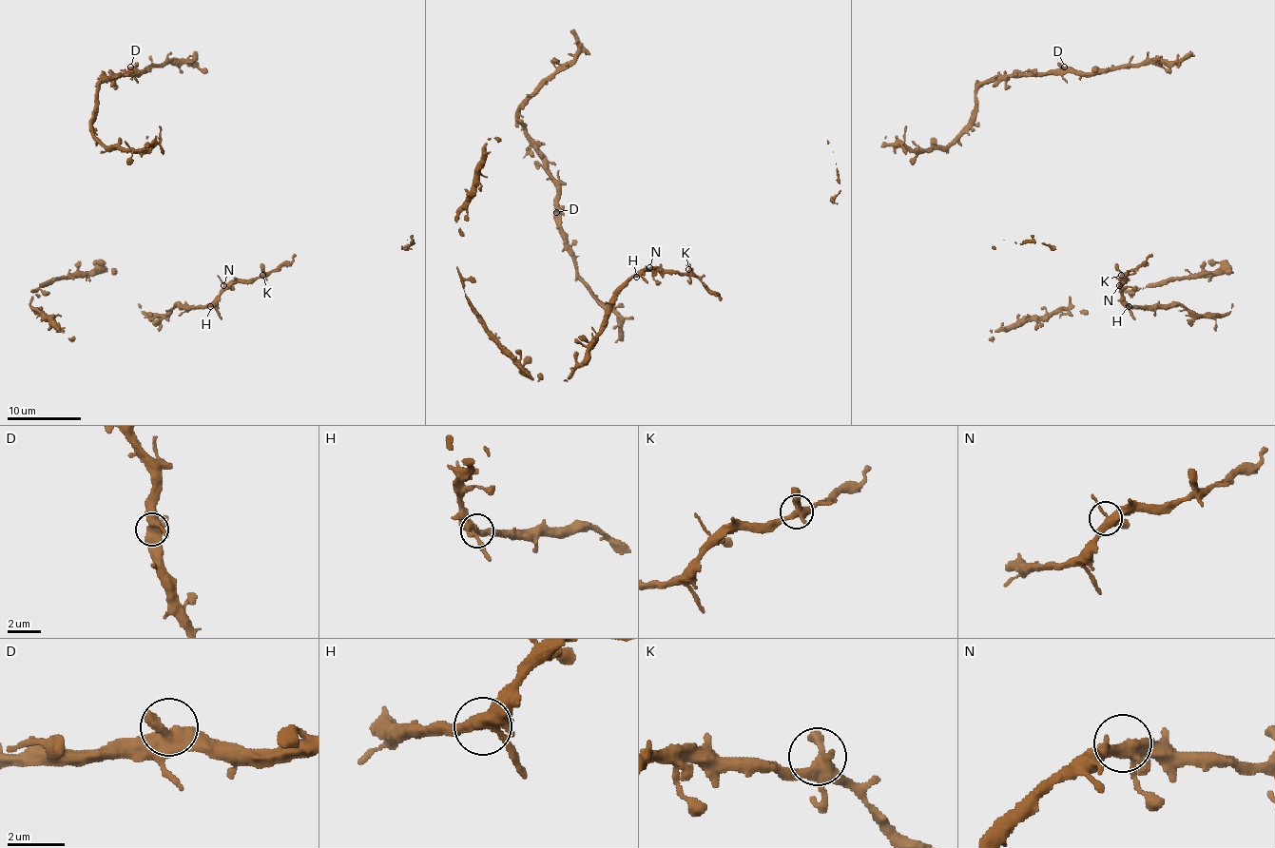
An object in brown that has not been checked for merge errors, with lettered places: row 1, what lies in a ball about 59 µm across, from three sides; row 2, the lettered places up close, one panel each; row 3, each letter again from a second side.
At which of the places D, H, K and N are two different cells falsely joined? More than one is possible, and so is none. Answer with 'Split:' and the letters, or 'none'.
Split: none

